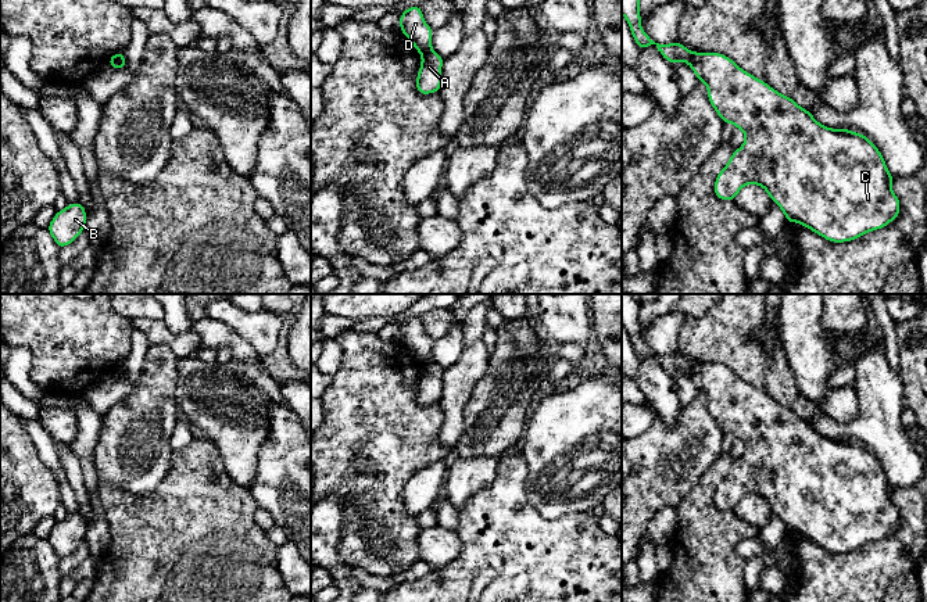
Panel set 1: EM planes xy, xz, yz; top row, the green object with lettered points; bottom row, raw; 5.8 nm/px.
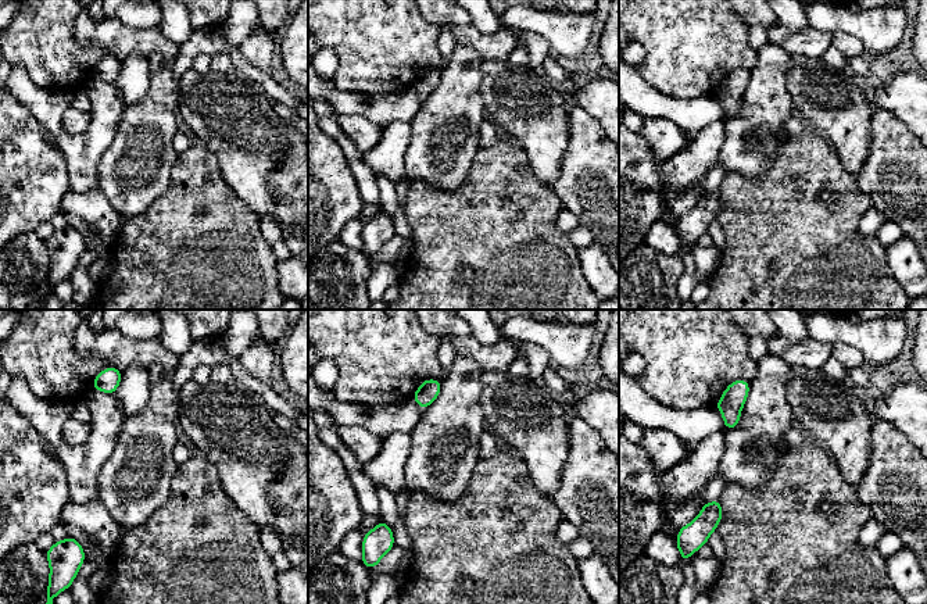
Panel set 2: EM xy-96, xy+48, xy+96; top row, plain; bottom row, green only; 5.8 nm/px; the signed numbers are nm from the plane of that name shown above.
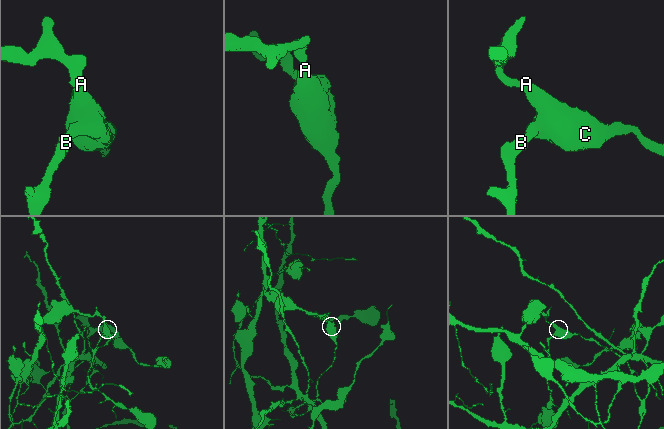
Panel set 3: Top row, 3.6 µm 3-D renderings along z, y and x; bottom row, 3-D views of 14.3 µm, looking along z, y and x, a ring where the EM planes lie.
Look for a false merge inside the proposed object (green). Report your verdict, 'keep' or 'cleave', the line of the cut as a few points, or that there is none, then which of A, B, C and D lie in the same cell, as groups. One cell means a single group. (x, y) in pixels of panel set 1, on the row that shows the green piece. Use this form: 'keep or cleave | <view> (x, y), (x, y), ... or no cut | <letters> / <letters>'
cleave | yz (693, 52), (689, 63) | A B C / D

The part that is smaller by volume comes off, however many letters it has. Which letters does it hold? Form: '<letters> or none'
D

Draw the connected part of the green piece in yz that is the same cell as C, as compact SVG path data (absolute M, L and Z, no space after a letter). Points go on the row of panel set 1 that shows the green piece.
M692 51L690 67L698 80L708 89L708 98L724 123L740 128L745 140L733 154L726 166L717 173L713 193L723 201L734 201L745 184L762 186L770 200L785 215L787 223L797 222L831 243L845 243L885 227L899 216L901 201L894 194L891 183L895 179L883 154L863 133L851 129L831 129L819 123L809 110L799 107L790 96L776 92L766 82L741 69L722 53Z

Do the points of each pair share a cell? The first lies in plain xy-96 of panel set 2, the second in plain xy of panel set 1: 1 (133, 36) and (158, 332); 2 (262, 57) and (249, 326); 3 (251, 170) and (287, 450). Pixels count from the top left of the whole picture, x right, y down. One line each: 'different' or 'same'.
1: same
2: same
3: different

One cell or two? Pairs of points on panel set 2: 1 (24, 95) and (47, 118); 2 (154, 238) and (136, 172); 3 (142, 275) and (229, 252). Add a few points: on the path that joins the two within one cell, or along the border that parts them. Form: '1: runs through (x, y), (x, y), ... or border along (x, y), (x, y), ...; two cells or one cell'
1: runs through (29, 99), (43, 113); one cell
2: border along (169, 186), (145, 211), (124, 217); two cells
3: runs through (164, 275), (207, 274); one cell

